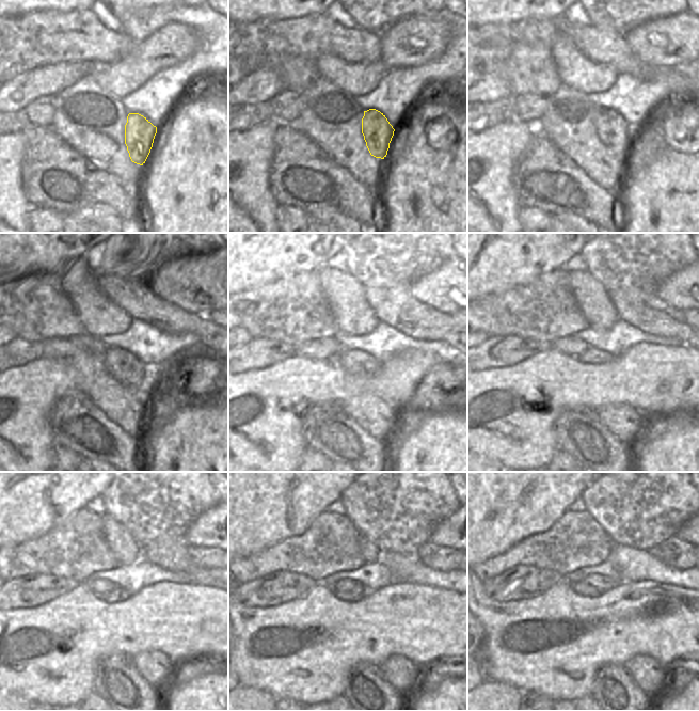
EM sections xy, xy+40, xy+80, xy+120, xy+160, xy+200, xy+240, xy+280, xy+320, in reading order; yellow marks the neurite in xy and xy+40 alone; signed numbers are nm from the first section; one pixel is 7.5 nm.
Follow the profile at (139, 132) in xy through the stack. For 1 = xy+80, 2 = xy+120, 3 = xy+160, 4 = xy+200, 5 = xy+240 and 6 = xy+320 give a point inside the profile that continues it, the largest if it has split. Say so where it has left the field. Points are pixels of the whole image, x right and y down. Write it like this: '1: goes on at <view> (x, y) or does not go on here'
1: goes on at xy+80 (612, 128)
2: goes on at xy+120 (123, 365)
3: goes on at xy+160 (360, 363)
4: goes on at xy+200 (593, 356)
5: goes on at xy+240 (117, 595)
6: goes on at xy+320 (581, 588)

